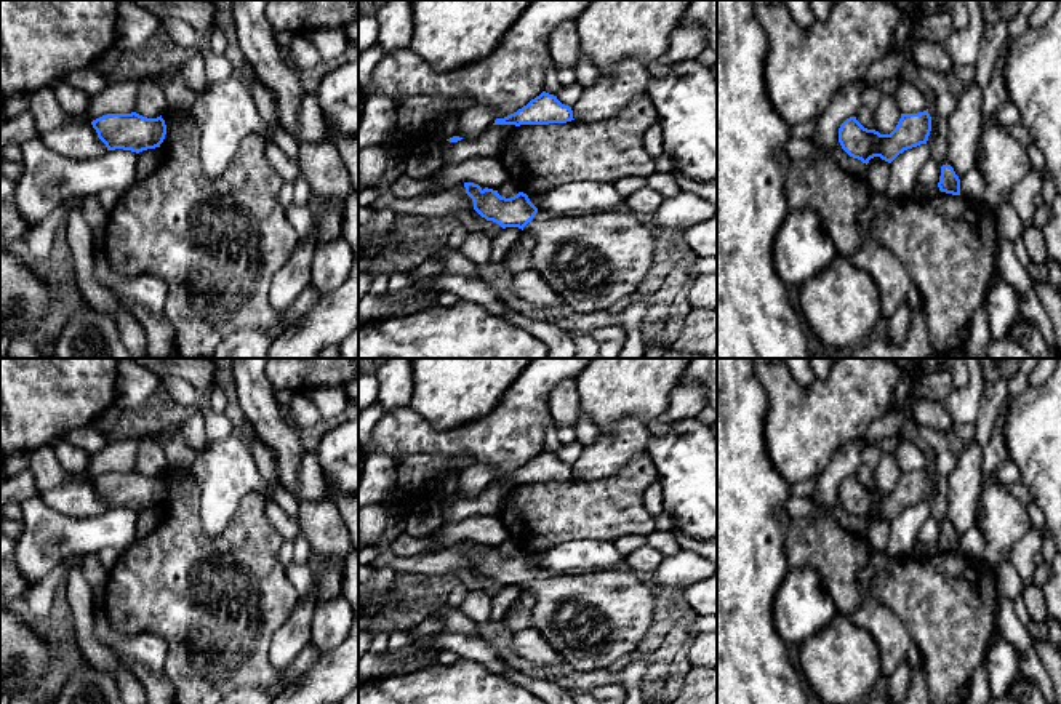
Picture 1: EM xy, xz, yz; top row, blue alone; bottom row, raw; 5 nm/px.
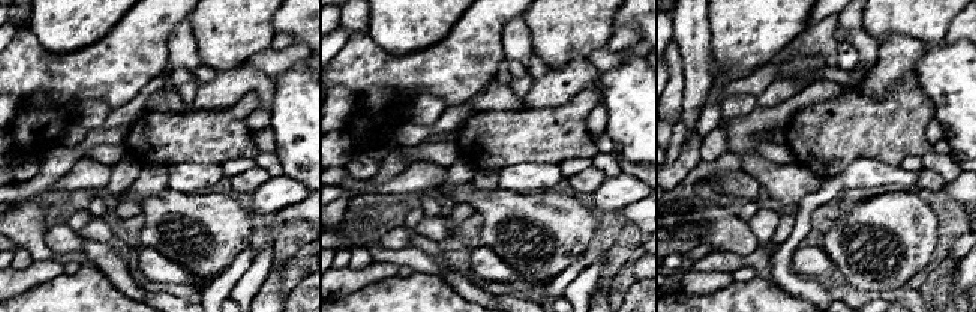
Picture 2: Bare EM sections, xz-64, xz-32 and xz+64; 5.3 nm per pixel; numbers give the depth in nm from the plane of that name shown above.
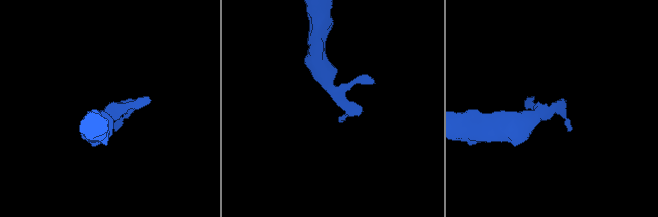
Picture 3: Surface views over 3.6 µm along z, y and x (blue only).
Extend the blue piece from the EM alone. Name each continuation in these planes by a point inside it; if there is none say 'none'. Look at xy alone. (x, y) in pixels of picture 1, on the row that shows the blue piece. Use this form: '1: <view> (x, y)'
none

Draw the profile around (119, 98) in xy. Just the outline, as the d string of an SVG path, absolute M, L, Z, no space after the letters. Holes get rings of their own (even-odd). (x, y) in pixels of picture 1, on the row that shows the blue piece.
M150 74L128 82L115 82L101 93L93 94L90 106L83 112L91 120L107 114L131 114L134 112L136 96L144 80L152 80L160 86L160 77Z

